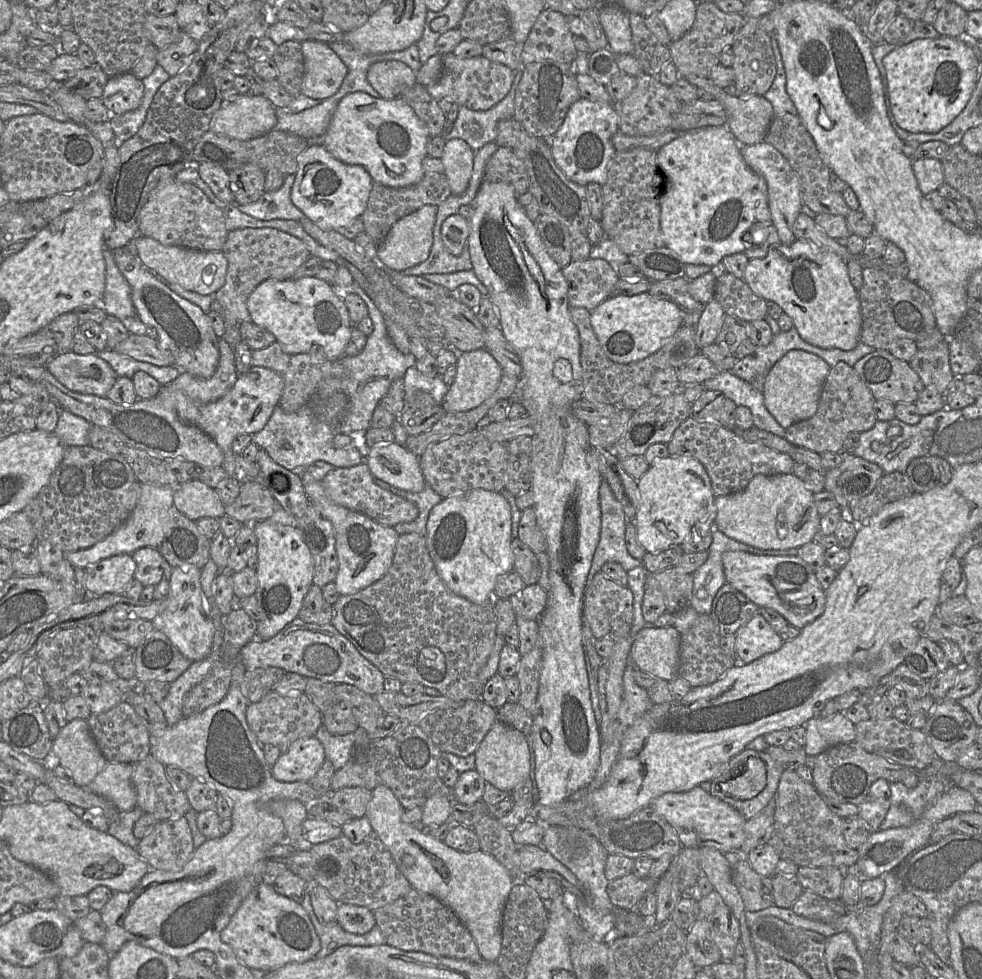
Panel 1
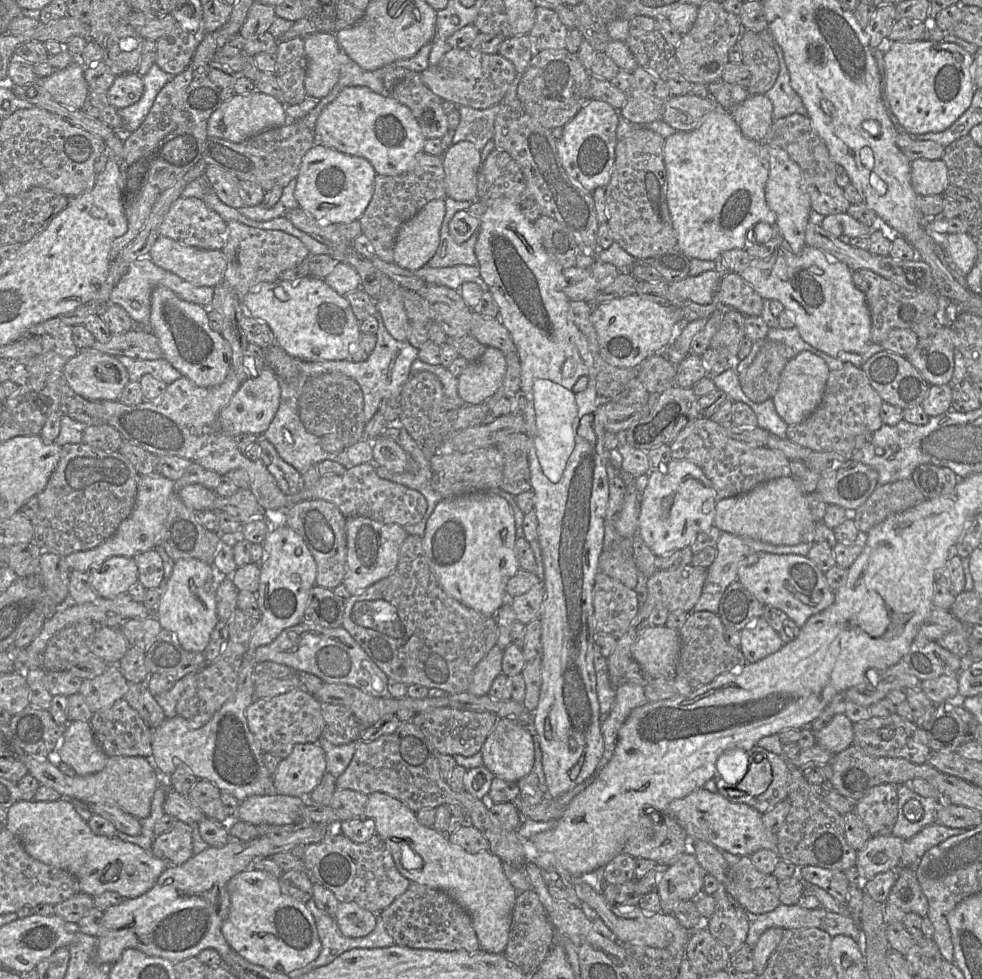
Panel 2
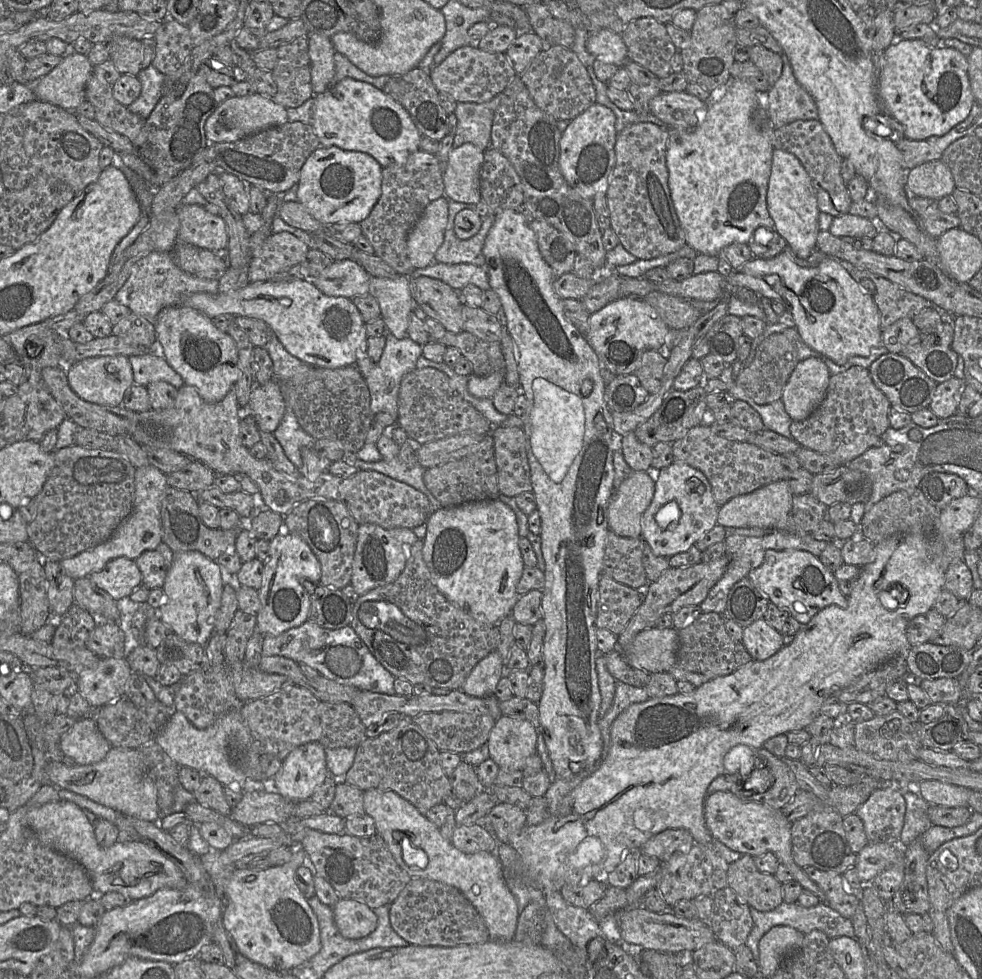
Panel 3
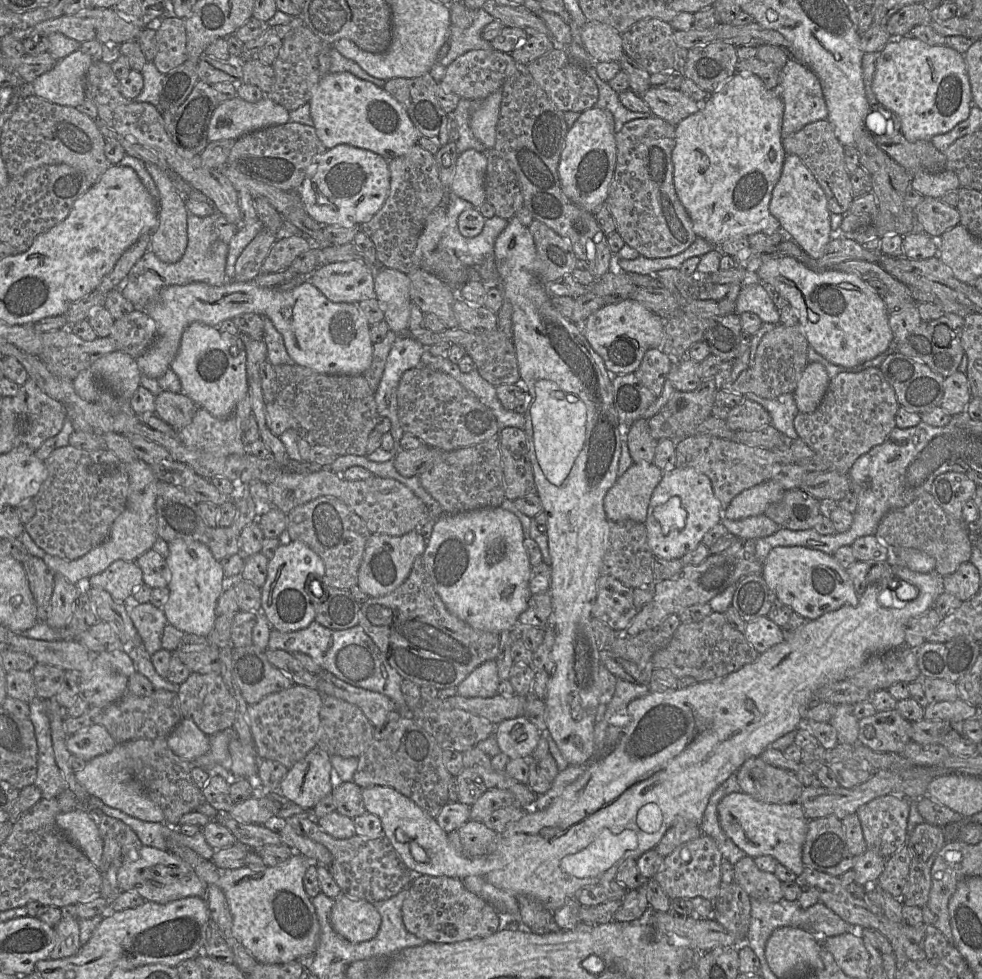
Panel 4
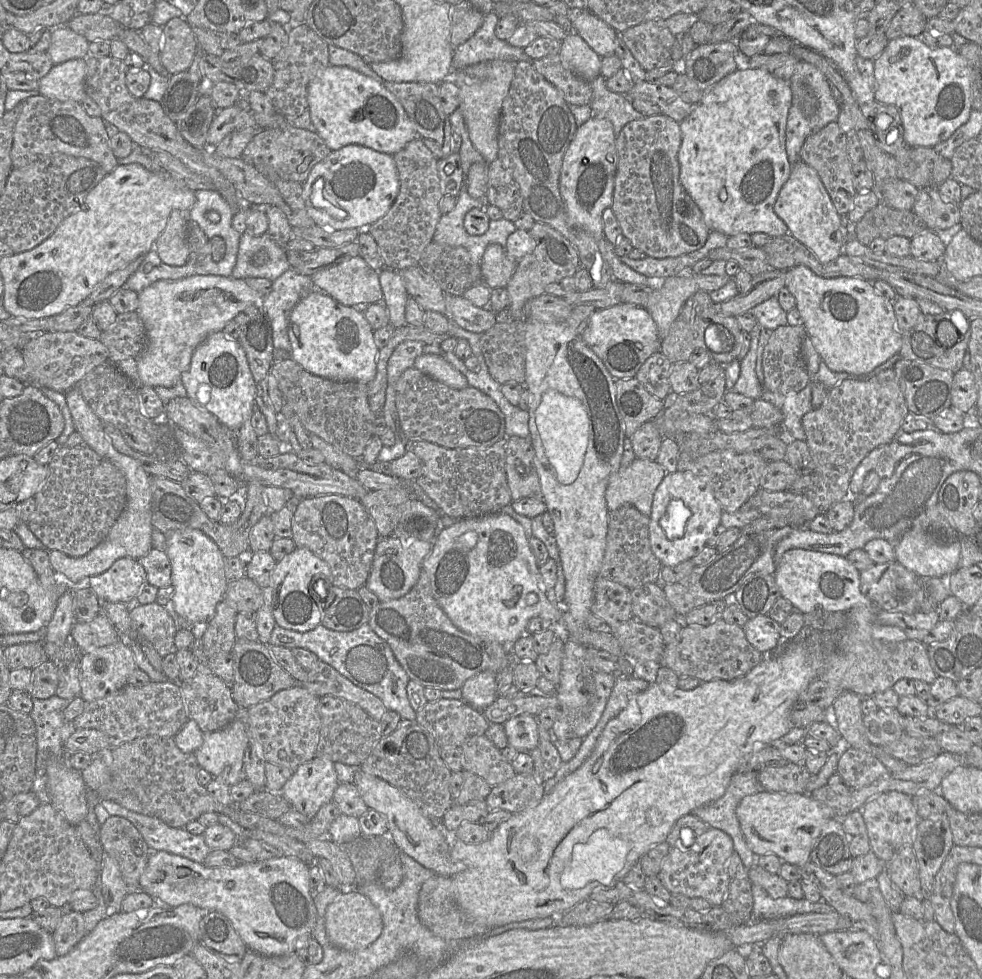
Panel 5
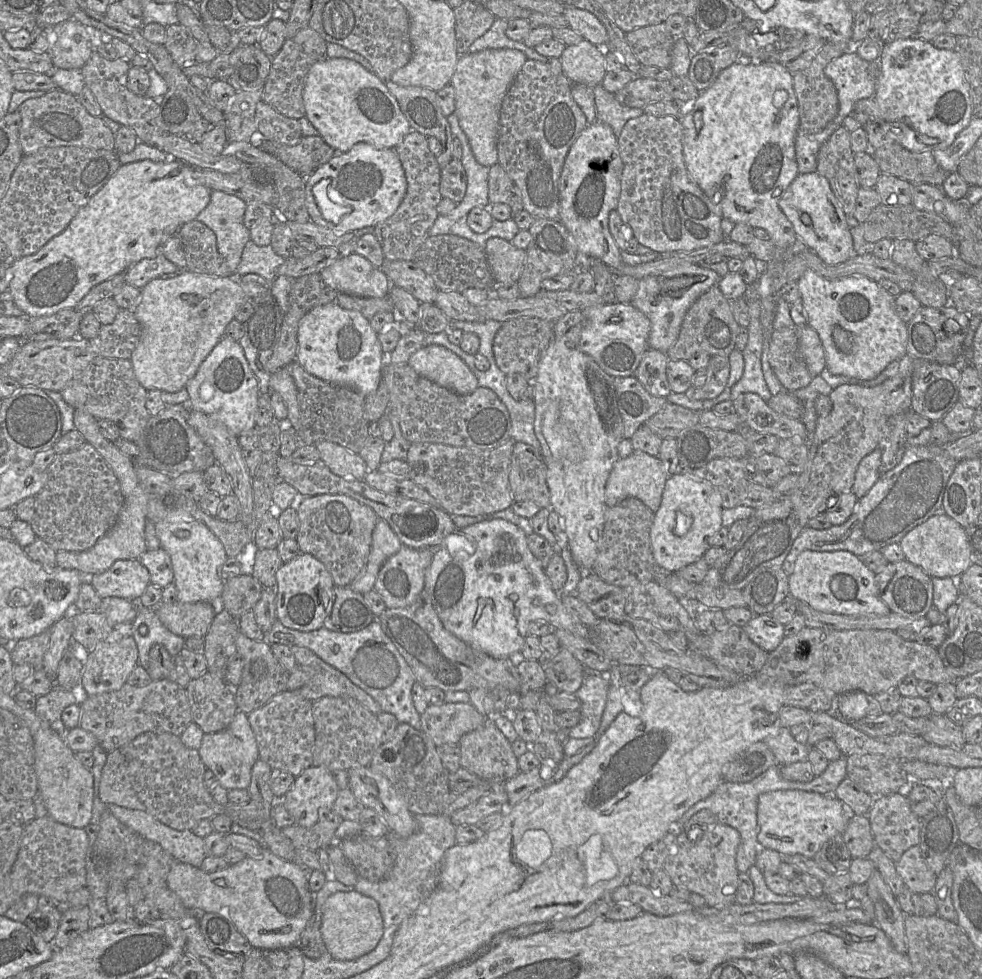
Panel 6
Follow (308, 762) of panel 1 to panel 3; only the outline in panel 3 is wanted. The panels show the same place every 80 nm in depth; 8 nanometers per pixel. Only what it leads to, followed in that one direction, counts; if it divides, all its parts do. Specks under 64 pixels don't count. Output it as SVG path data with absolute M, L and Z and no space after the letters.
M311 742L295 748L285 758L270 786L288 800L309 800L327 776L325 748Z

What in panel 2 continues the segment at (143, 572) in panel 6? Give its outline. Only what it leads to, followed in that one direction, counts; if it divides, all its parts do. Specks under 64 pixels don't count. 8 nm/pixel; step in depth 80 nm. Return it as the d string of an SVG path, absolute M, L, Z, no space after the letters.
M111 557L88 574L92 587L103 598L127 594L138 582L138 567L133 557Z

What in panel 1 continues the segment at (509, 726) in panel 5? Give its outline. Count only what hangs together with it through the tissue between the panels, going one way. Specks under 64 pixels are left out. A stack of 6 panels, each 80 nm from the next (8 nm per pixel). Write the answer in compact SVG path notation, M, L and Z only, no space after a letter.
M496 721L475 753L475 770L496 788L512 792L515 787L530 776L530 750L527 737L522 732Z

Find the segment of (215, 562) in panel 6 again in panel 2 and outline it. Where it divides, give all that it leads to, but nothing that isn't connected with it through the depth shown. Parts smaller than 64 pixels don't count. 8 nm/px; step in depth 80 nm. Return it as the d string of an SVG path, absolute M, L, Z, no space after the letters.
M195 558L175 561L172 574L152 614L158 619L162 629L173 633L179 644L187 651L203 652L218 622L212 582L213 569L210 564Z

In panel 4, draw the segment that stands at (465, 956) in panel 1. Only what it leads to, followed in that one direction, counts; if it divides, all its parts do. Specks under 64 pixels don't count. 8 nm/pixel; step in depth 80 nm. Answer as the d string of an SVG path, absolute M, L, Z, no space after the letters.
M420 875L408 885L408 895L402 906L405 928L418 938L431 943L455 943L474 938L486 938L499 928L499 915L493 906L476 894L468 891L462 881L448 876Z

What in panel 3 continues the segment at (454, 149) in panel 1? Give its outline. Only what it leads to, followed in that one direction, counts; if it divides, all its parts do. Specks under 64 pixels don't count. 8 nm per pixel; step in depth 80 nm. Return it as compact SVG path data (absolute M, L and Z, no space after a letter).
M472 143L453 148L443 173L447 199L468 204L481 201L479 176L483 159L484 151Z

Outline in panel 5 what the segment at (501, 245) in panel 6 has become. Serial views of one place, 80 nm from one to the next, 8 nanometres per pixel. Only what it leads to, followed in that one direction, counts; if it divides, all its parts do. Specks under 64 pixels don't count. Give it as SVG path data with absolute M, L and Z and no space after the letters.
M500 244L487 246L480 267L482 283L490 289L506 288L518 263L510 259Z

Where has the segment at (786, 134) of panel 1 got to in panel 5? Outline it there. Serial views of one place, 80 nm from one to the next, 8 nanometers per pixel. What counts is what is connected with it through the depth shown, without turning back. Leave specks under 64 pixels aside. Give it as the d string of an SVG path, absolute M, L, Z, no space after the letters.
M830 122L805 140L800 151L800 158L817 172L838 214L849 214L858 193L854 186L853 165L847 152L847 134L836 122Z

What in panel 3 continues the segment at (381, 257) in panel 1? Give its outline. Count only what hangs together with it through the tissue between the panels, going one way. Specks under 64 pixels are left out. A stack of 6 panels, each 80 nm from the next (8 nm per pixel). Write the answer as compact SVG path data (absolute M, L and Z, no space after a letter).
M440 197L425 208L407 237L408 257L416 269L429 266L444 240L448 221L448 199Z

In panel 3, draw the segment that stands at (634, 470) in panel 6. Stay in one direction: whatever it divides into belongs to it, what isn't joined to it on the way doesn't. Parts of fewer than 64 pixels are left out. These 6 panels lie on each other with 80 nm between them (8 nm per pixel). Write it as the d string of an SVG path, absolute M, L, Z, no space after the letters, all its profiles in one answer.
M659 470L631 471L616 488L608 505L610 531L627 538L641 537L642 519L650 505Z

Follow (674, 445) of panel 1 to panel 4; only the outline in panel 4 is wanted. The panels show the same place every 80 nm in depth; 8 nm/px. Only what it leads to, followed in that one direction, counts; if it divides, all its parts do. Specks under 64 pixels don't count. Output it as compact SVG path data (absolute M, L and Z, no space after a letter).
M692 435L675 442L677 468L693 468L706 475L721 503L722 511L742 491L774 478L782 465L771 450L748 446L733 439Z

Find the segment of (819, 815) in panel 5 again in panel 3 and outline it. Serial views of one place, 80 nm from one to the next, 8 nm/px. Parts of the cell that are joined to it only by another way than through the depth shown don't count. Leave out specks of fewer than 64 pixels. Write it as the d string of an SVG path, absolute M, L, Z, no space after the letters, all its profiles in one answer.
M717 791L706 797L704 803L705 823L714 839L719 840L733 851L752 857L772 852L779 863L785 865L800 885L814 893L820 902L825 902L823 890L812 881L797 865L792 855L791 826L781 809L756 802L745 801L730 791Z

